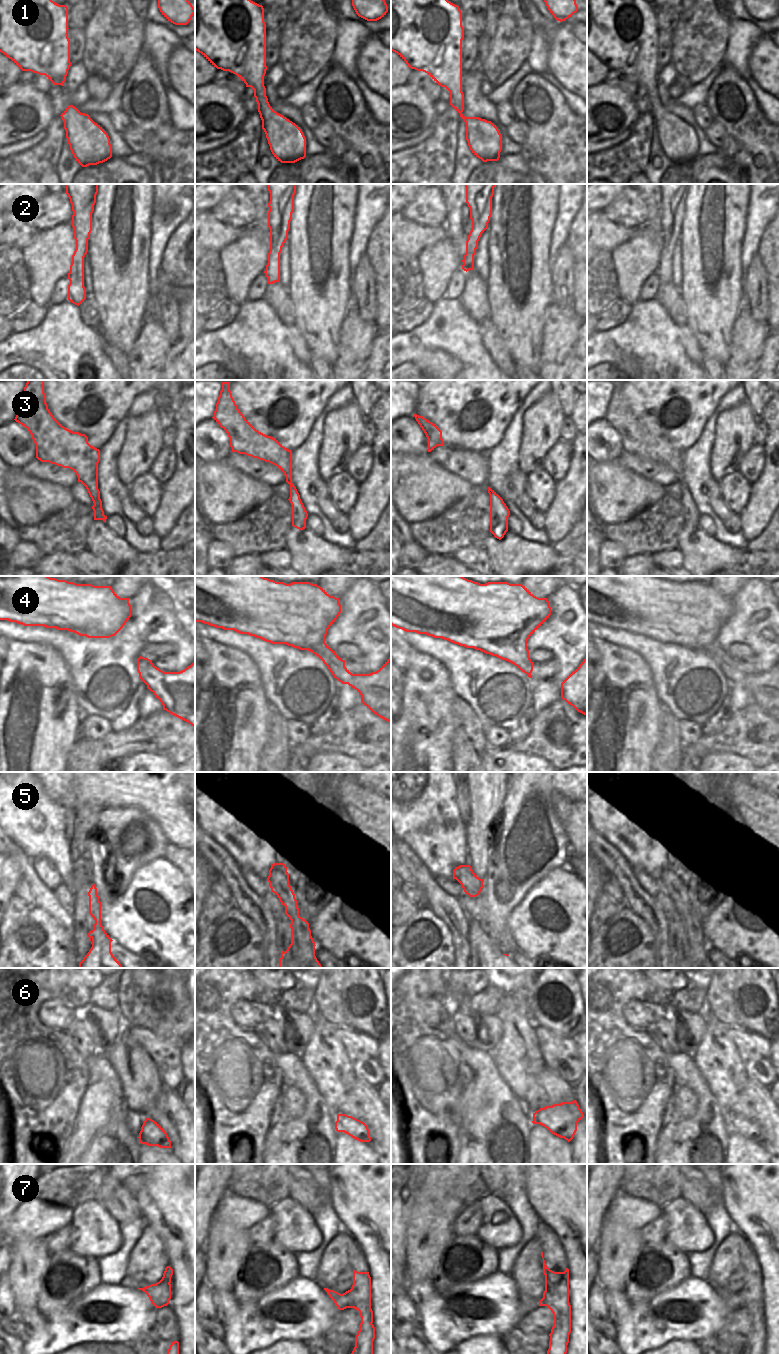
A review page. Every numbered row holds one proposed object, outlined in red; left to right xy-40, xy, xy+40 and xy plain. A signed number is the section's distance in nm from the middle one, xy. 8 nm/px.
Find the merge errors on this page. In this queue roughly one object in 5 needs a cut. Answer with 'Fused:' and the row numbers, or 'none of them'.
Fused: 7

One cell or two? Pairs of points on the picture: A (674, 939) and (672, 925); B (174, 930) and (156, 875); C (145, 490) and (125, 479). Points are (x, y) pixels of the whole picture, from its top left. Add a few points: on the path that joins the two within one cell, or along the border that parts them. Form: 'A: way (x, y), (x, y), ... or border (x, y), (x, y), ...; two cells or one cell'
A: way (674, 936), (674, 928); one cell
B: way (172, 916), (171, 902), (158, 889); one cell
C: border (149, 471), (139, 474), (130, 486); two cells

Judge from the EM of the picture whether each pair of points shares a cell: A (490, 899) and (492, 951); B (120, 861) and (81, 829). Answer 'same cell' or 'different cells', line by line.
A: same cell
B: different cells

